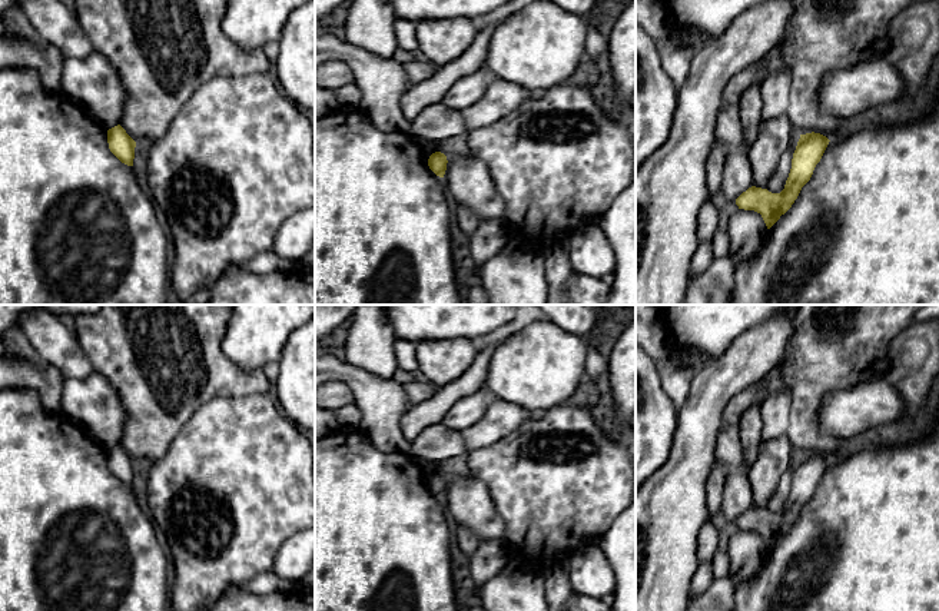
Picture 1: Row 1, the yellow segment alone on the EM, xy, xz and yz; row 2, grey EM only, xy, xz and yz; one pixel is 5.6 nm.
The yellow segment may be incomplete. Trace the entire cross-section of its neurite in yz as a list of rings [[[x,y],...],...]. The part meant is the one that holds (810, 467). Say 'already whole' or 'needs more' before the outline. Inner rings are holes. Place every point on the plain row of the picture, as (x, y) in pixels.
already whole; [[[820,454],[800,455],[784,509],[780,514],[772,514],[767,509],[751,507],[736,519],[739,529],[760,534],[770,549],[792,528],[802,508],[810,501],[829,462]]]

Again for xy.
already whole; [[[117,445],[107,451],[110,472],[125,485],[133,487],[136,462]]]

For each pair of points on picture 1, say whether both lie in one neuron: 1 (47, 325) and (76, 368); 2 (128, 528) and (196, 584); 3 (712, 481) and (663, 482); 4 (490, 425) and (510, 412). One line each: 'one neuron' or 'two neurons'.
1: one neuron
2: two neurons
3: two neurons
4: one neuron

